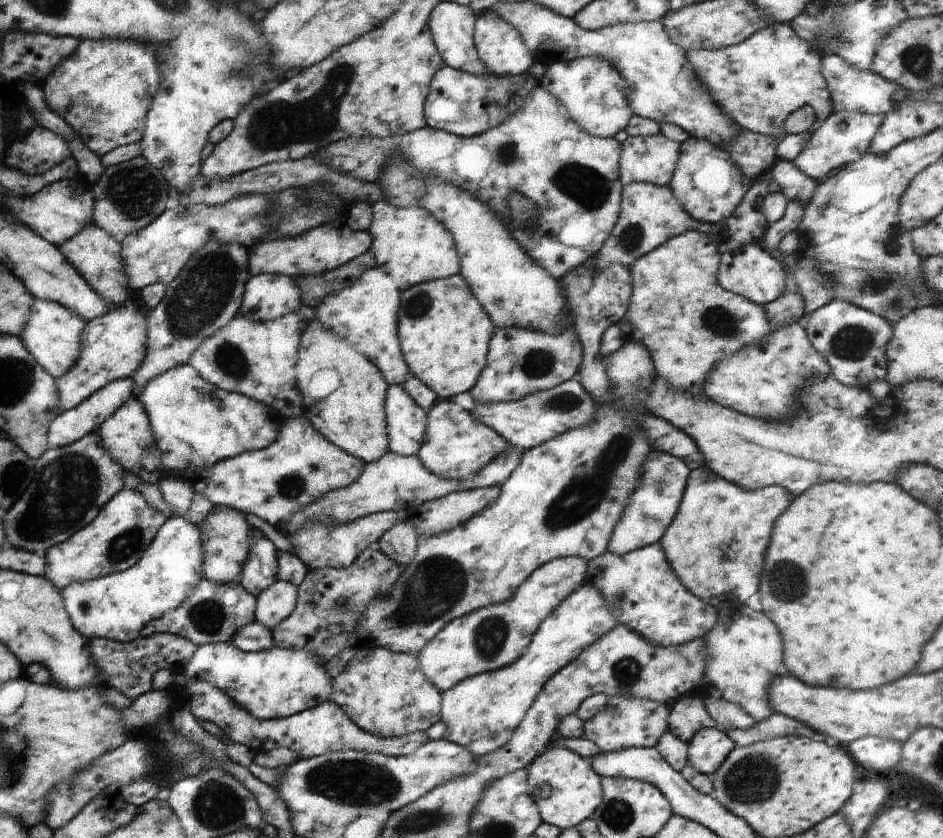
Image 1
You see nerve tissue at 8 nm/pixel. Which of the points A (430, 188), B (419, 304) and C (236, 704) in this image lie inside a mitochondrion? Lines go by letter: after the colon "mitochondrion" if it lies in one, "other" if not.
A: other
B: mitochondrion
C: other

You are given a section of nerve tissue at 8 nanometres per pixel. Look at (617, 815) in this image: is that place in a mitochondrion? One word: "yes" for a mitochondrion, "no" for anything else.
yes

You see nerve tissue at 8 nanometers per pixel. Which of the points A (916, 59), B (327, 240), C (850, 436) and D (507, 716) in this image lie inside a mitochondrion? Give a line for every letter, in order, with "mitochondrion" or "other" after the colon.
A: mitochondrion
B: other
C: other
D: other

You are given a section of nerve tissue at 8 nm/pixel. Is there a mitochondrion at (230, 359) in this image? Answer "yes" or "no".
yes

